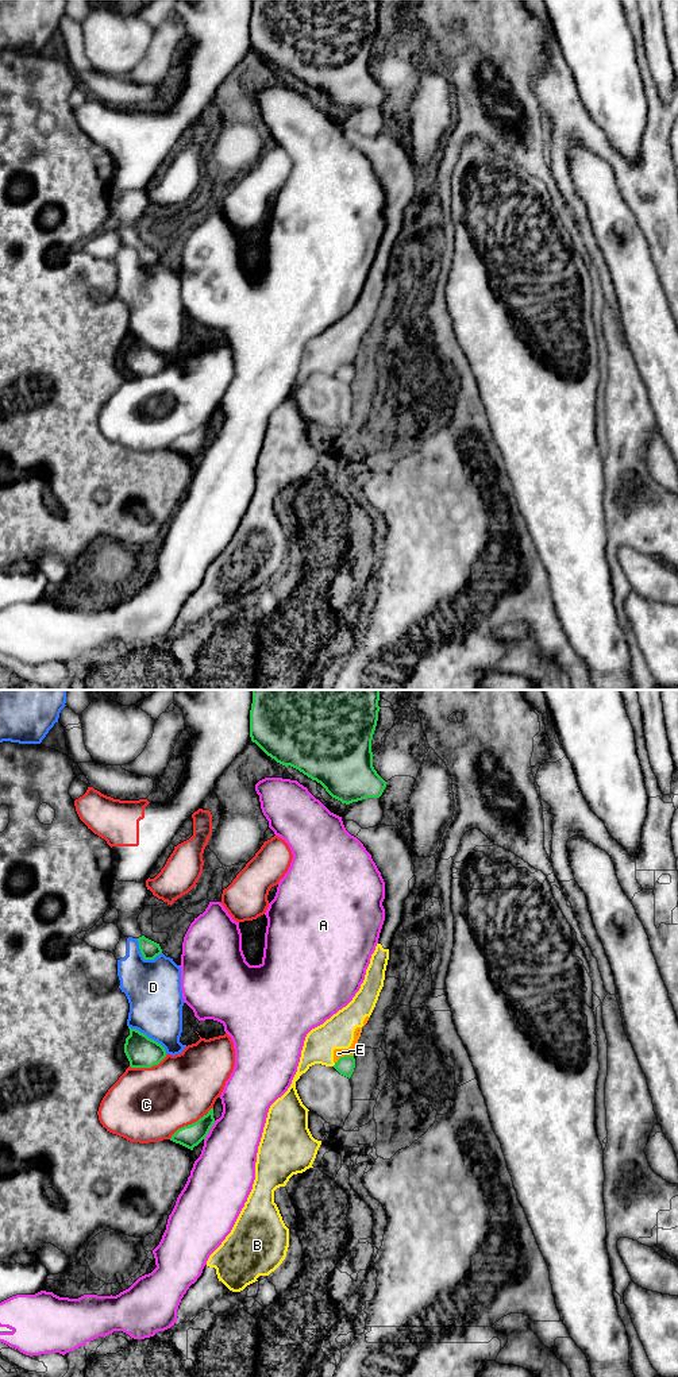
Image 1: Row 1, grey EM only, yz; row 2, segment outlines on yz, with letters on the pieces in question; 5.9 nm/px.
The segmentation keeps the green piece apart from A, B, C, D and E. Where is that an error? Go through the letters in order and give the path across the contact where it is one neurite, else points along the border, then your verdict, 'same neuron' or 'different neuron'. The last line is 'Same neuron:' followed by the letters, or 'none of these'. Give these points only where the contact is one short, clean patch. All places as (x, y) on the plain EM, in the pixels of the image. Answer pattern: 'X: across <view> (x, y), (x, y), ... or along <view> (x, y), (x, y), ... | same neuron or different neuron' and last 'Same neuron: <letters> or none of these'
A: different neuron
B: different neuron
C: different neuron
D: different neuron
E: along yz (353, 363), (345, 363), (335, 371) | different neuron
Same neuron: none of these

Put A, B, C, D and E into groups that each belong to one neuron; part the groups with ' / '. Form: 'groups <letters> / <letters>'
groups A / B E / C / D

